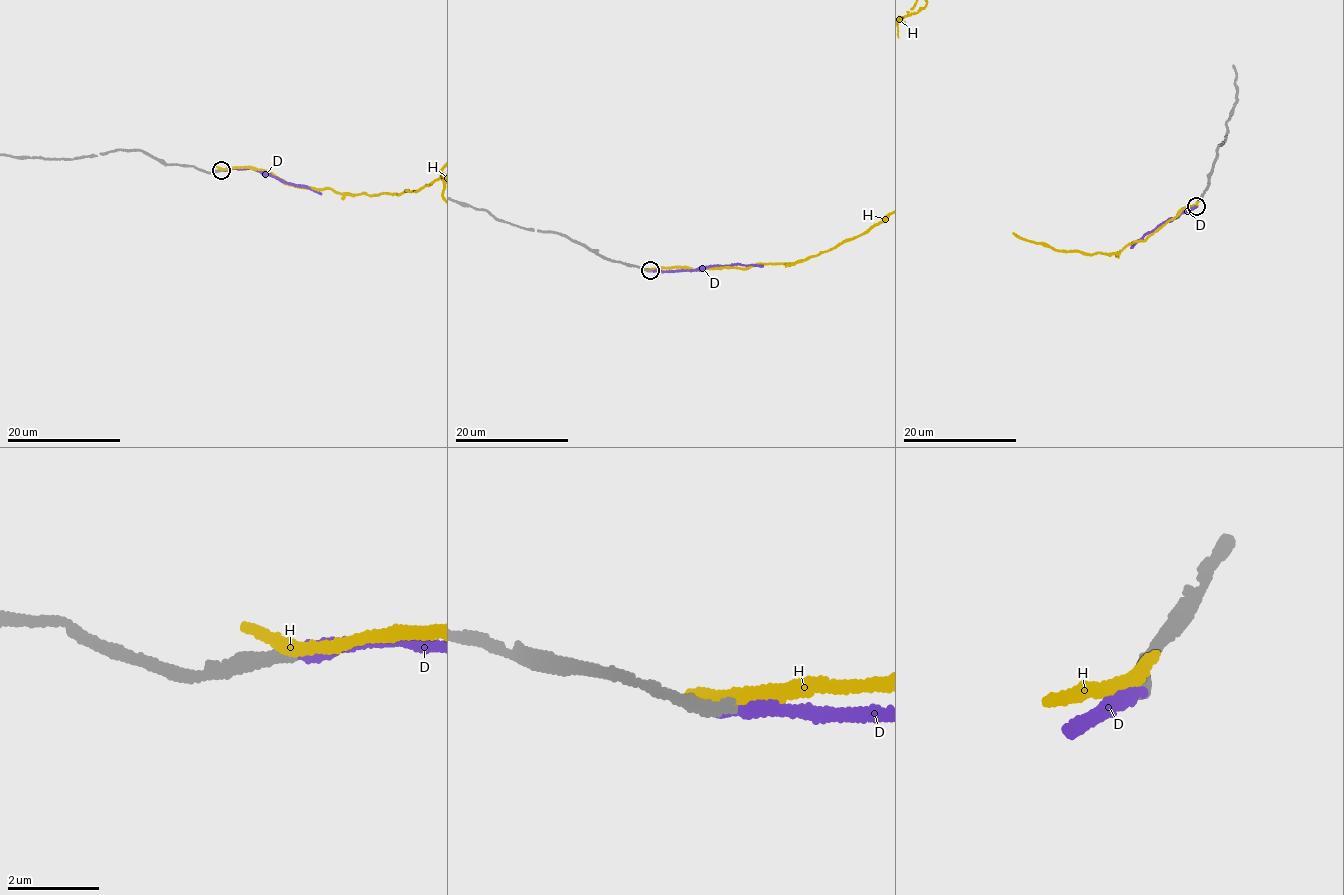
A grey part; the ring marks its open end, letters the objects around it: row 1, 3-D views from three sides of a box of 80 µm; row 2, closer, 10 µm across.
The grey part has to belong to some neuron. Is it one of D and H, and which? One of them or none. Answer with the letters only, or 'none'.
D

